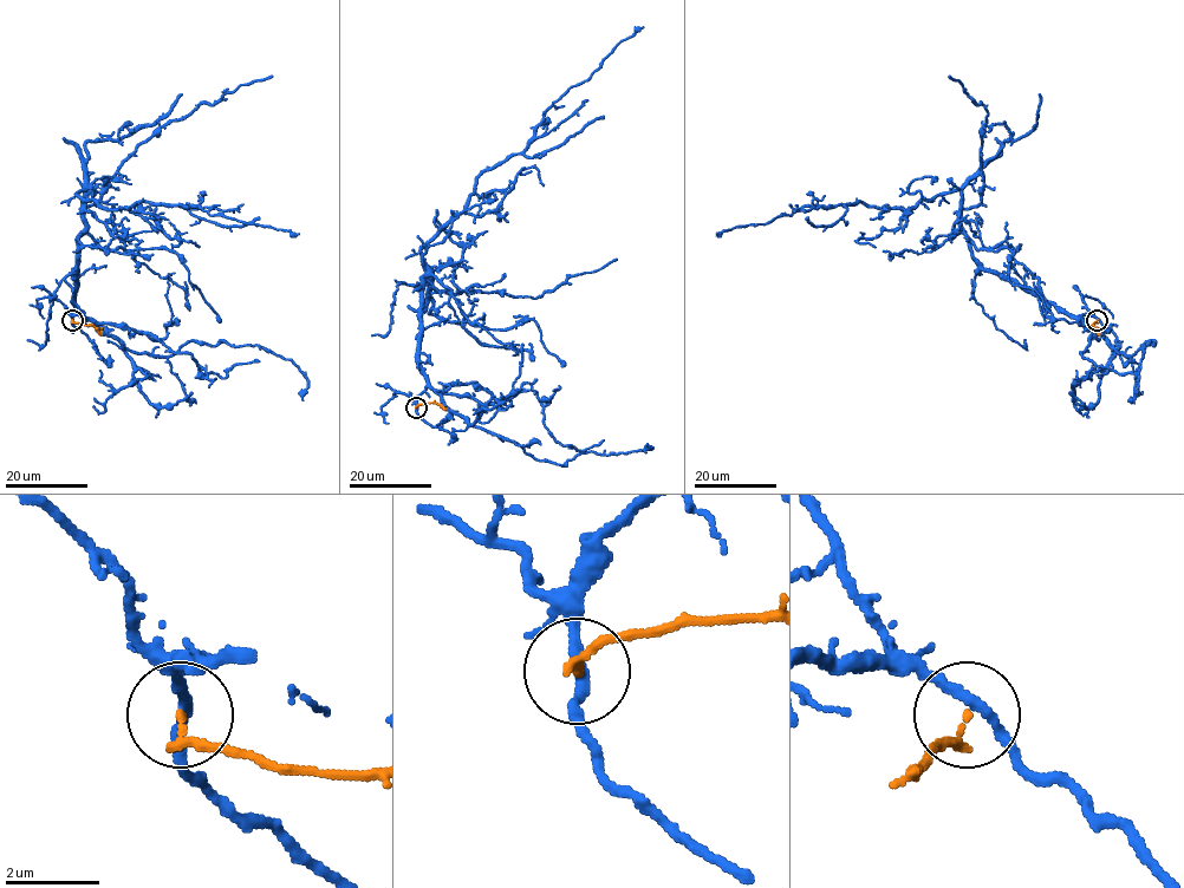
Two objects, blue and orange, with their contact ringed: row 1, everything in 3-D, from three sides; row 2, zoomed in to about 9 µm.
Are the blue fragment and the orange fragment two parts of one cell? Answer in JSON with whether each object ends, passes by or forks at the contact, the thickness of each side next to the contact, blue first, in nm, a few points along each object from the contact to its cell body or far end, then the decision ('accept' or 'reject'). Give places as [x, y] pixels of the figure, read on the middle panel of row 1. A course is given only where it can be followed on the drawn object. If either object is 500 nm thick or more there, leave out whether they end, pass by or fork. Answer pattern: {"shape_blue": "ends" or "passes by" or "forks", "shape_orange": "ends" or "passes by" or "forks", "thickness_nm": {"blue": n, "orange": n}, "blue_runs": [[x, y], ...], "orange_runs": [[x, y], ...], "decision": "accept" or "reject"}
{"shape_blue": "passes by", "shape_orange": "ends", "thickness_nm": {"blue": 240, "orange": 180}, "blue_runs": [[416, 407], [430, 271], [421, 249], [483, 171], [520, 154], [545, 111], [643, 27]], "orange_runs": [[416, 407], [436, 403], [447, 407]], "decision": "reject"}

